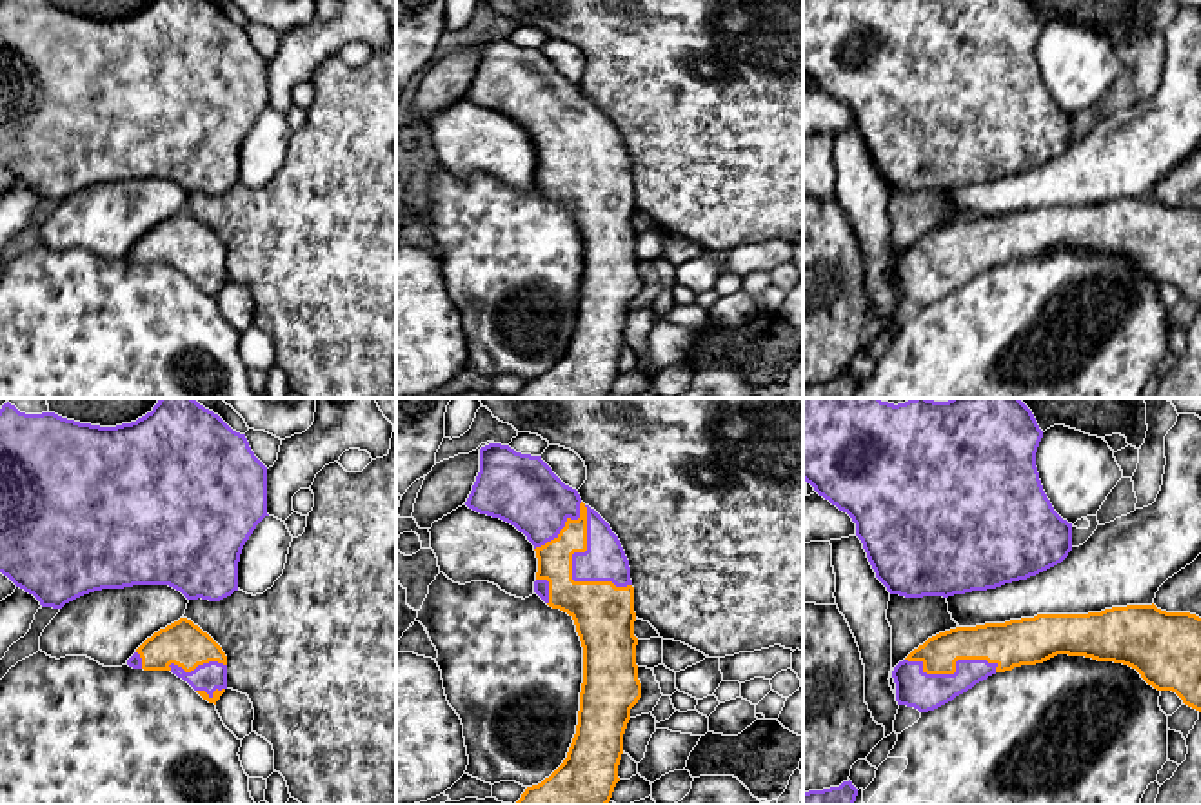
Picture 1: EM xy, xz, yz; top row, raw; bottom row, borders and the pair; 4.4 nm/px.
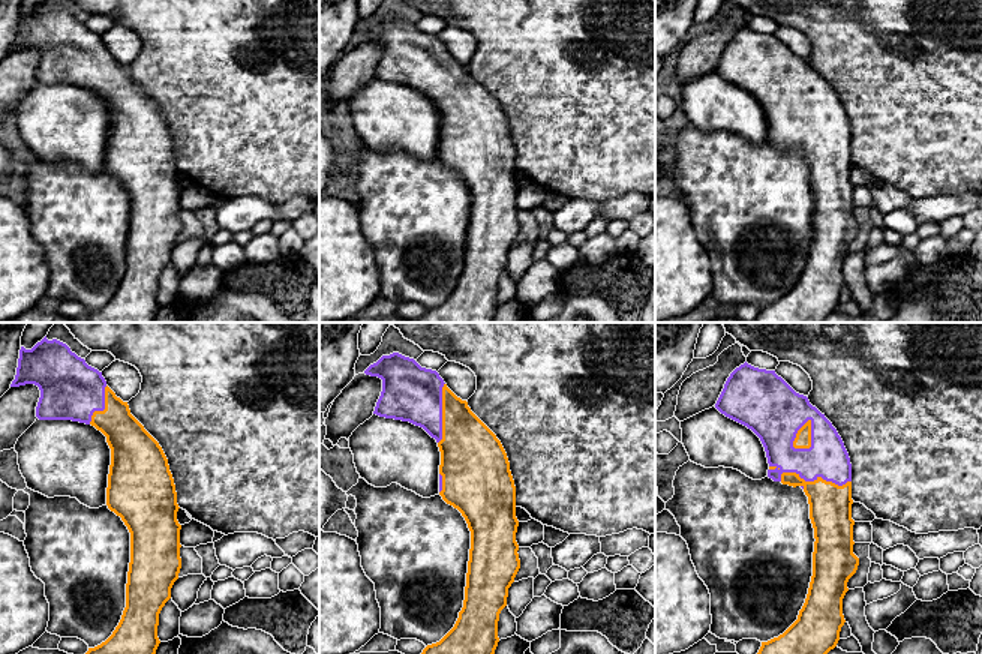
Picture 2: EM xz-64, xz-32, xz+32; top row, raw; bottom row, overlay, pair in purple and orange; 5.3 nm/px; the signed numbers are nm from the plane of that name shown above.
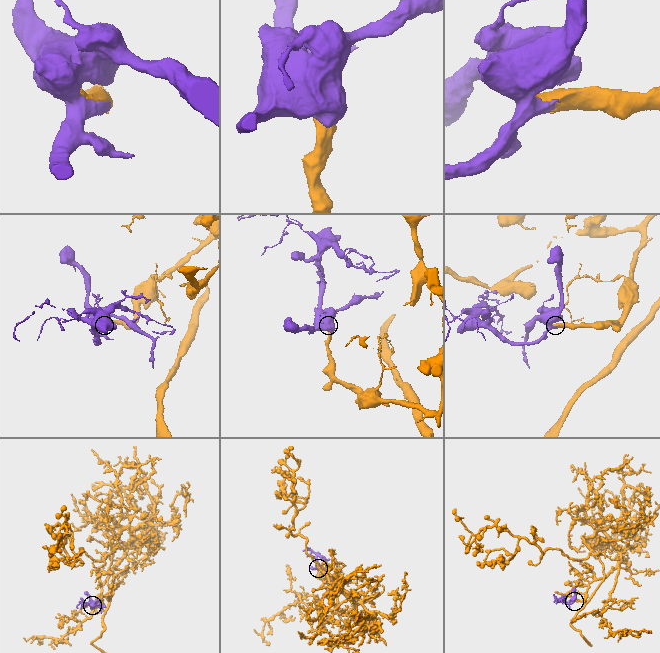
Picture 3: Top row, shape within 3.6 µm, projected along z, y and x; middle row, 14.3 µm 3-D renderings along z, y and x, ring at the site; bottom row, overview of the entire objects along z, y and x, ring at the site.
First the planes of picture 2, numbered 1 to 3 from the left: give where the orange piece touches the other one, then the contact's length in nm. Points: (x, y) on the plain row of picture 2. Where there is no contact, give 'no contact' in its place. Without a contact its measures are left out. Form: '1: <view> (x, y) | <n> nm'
1: xz-64 (104, 72) | 220 nm
2: xz-32 (441, 77) | 320 nm
3: xz+32 (816, 143) | 380 nm

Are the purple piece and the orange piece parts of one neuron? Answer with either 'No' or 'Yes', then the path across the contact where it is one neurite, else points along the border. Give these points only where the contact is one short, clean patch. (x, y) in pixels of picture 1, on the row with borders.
Yes

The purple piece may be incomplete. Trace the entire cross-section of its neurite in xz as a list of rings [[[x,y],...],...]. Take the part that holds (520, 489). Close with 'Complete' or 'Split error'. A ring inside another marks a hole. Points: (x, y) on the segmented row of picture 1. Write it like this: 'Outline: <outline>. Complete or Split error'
Outline: [[[489,443],[480,449],[480,472],[465,505],[527,536],[538,558],[534,592],[574,620],[583,647],[578,725],[567,758],[541,783],[527,787],[514,805],[607,805],[620,781],[618,765],[630,709],[641,698],[634,587],[625,551],[610,525],[541,456],[521,454],[509,445]]]. Split error

